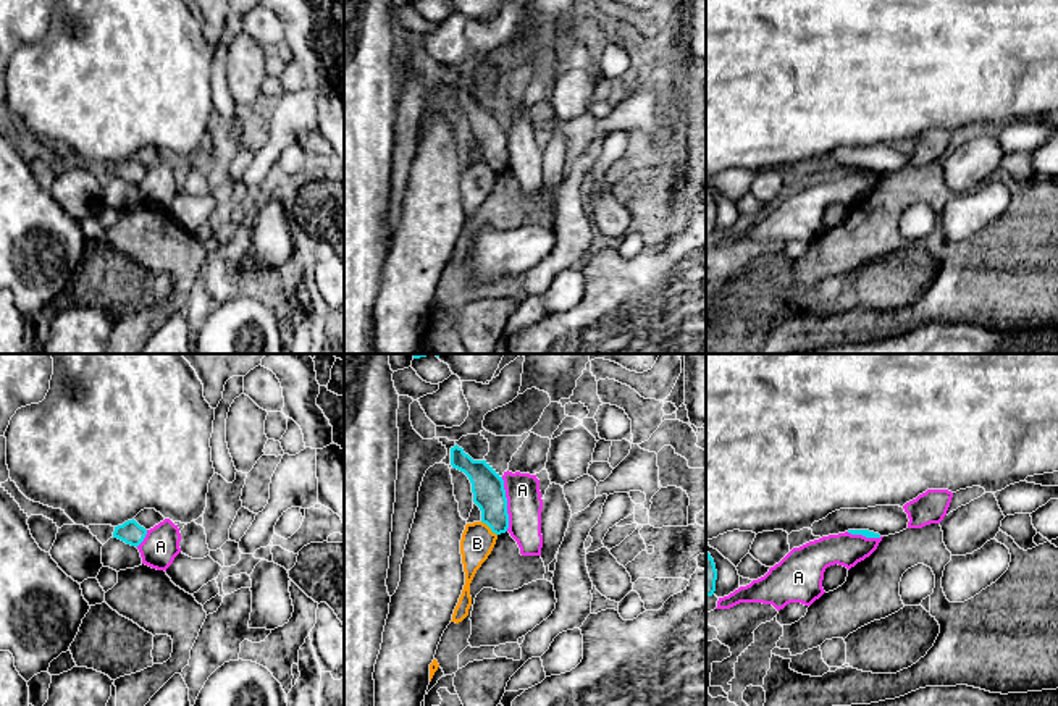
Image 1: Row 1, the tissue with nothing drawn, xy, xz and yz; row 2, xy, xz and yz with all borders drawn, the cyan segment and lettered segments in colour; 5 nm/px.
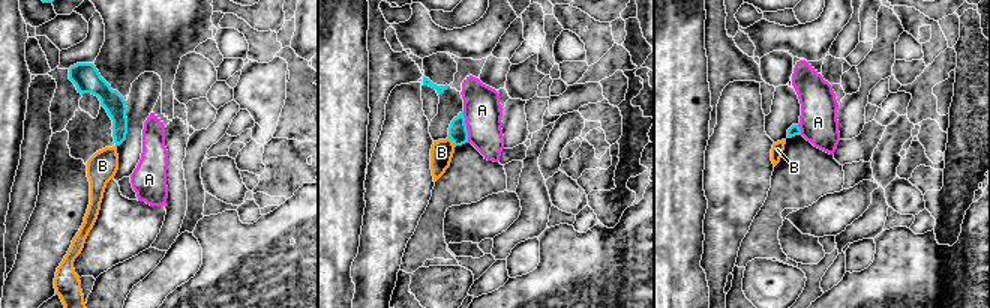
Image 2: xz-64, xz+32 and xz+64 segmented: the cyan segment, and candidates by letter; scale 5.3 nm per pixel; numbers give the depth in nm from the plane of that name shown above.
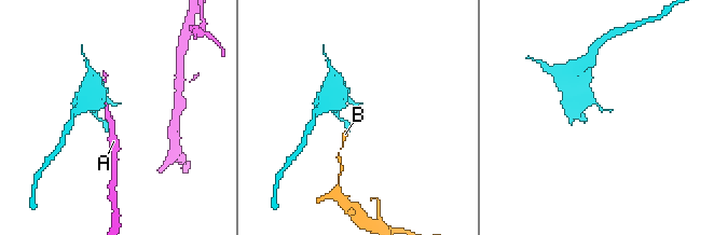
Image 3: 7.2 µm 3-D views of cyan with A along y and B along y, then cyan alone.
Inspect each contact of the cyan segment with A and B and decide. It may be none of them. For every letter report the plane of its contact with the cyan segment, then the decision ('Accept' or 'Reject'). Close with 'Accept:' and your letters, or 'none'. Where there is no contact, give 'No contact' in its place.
A: Touches cyan in xz. Reject
B: Touches cyan in xz. Reject
Accept: none

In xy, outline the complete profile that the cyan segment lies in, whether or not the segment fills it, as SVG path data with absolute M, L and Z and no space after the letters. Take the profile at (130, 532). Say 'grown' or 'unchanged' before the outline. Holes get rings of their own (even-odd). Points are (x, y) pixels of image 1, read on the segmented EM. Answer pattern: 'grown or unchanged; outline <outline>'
unchanged; outline M134 519L115 527L113 538L118 538L131 546L139 546L147 535L147 530L141 527Z

